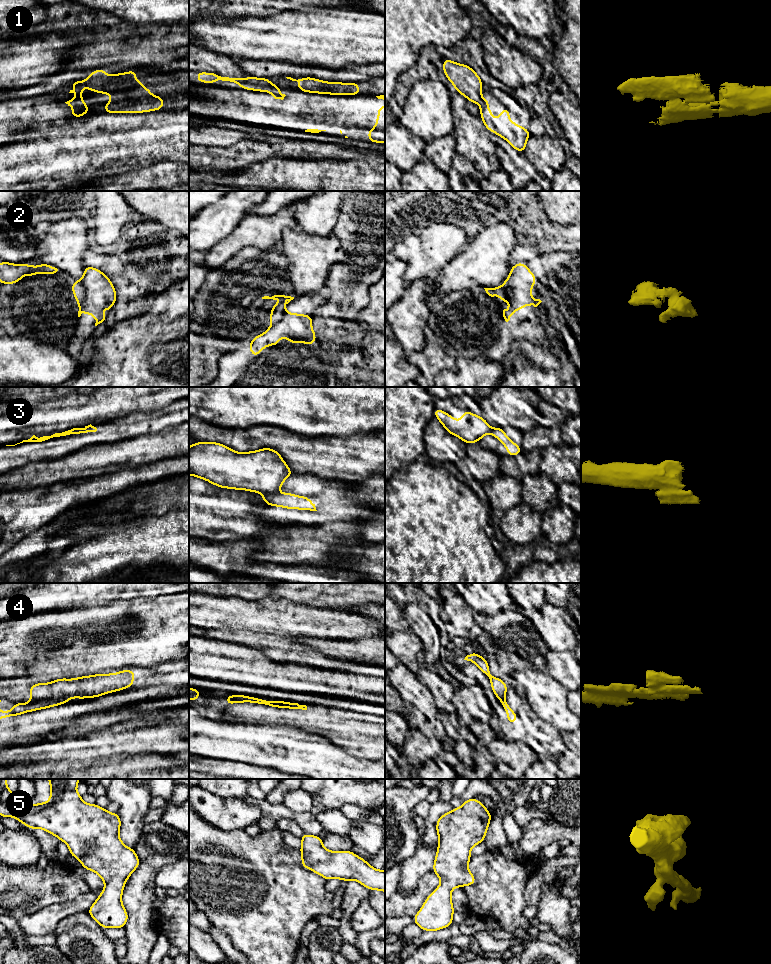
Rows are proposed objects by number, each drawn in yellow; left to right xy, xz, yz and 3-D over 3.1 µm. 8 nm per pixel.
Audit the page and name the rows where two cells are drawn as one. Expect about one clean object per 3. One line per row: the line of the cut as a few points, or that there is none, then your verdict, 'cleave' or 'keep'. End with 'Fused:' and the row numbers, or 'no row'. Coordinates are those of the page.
1: xy (83, 101), (72, 105) | cleave
2: xy (78, 281), (84, 289), (84, 300), (80, 307) | cleave
3: xz (277, 491), (271, 494), (264, 494) | cleave
4: xy (68, 697), (36, 700), (31, 703) | cleave
5: no cut | keep
Fused: 1, 2, 3, 4

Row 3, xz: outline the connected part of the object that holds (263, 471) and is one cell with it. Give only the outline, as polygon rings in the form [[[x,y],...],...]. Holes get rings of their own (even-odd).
[[[217,442],[189,446],[189,475],[220,488],[272,494],[292,474],[281,454],[271,448],[238,453]]]

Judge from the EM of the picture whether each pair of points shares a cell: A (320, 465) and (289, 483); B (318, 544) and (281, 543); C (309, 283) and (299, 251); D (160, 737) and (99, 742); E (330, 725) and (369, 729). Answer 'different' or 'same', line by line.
A: different
B: same
C: same
D: same
E: same

